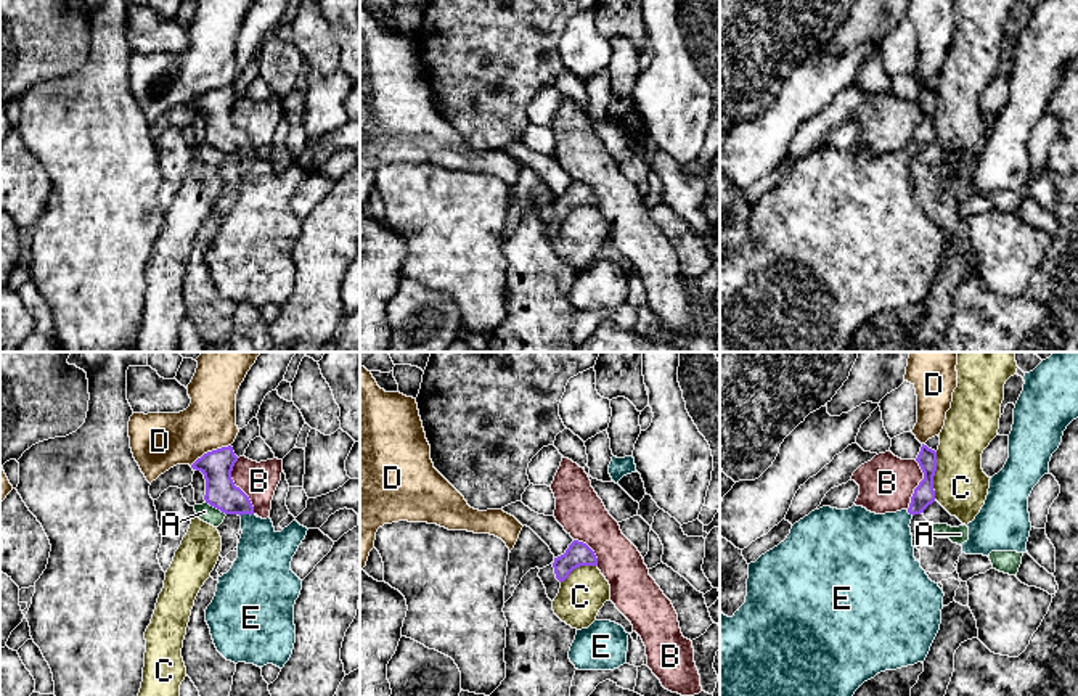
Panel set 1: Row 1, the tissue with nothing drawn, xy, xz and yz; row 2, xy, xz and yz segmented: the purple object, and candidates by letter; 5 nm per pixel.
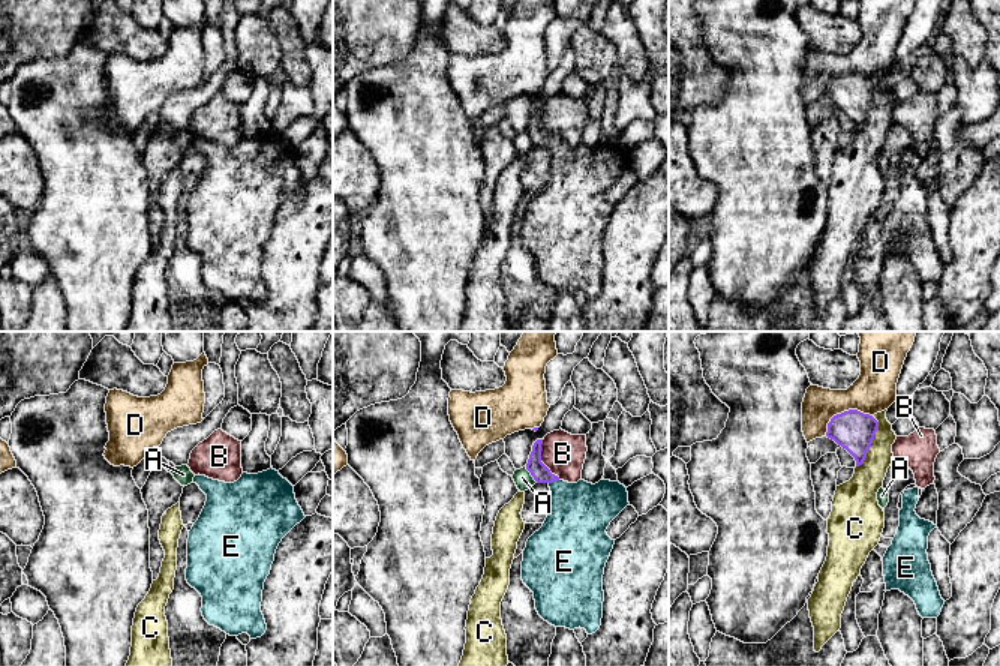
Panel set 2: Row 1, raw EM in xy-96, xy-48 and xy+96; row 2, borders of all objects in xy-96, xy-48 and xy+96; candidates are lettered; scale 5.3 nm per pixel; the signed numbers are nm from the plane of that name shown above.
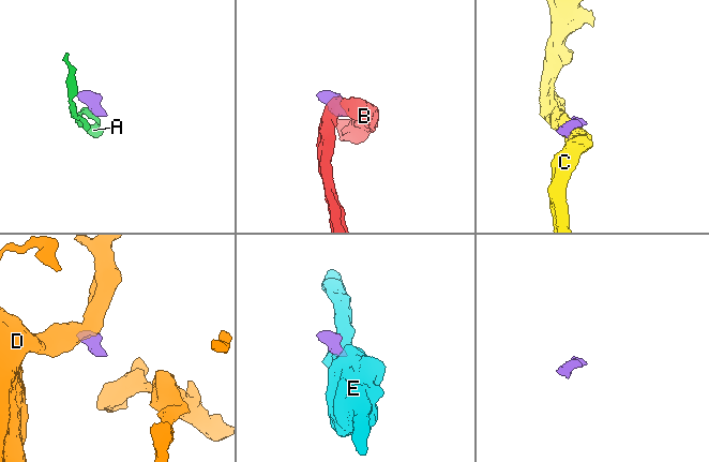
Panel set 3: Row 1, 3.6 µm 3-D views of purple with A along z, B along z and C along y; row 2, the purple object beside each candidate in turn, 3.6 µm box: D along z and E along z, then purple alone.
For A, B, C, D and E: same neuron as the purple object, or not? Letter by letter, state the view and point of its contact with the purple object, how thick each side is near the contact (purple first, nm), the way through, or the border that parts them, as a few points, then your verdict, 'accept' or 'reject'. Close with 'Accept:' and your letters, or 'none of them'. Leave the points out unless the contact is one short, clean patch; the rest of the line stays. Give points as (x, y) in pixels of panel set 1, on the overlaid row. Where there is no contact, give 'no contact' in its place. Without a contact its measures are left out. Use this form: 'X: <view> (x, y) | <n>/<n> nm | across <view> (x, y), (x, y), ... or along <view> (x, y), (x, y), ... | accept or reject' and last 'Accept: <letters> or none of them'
A: xy (216, 507) | 160/90 nm | along xy (204, 502), (225, 515) | reject
B: xy (235, 486) | 160/190 nm | along xy (236, 458), (232, 468), (232, 481), (248, 497), (254, 513) | reject
C: yz (934, 474) | 110/260 nm | along yz (937, 452), (934, 499) | reject
D: xy (209, 452) | 160/280 nm | along xy (230, 444), (204, 452), (190, 465) | reject
E: xy (246, 513) | 160/280 nm | across xy (220, 492), (246, 513), (259, 534), (264, 558) | accept
Accept: E

